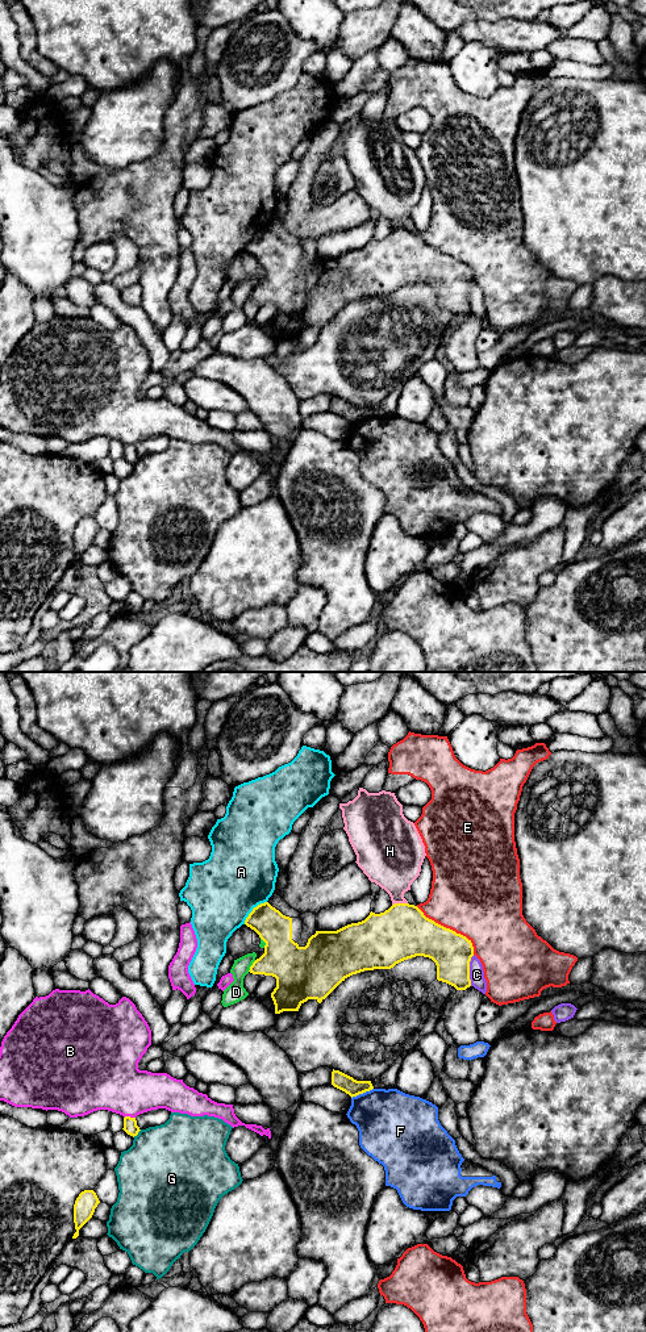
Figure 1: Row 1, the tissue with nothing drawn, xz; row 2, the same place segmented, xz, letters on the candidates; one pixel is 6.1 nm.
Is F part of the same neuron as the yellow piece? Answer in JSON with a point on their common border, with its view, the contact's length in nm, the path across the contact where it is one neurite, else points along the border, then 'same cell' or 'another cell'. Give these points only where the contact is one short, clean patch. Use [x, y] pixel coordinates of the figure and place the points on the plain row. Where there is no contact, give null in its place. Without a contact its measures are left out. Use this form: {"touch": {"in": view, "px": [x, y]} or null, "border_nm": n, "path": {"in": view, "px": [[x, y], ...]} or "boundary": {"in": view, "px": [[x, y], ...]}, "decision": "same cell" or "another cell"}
{"touch": {"in": "xz", "px": [362, 420]}, "border_nm": 150, "boundary": {"in": "xz", "px": [[372, 414], [351, 425]]}, "decision": "another cell"}

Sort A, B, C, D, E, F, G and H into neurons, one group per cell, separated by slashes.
A / B / C / D / E / F / G / H

